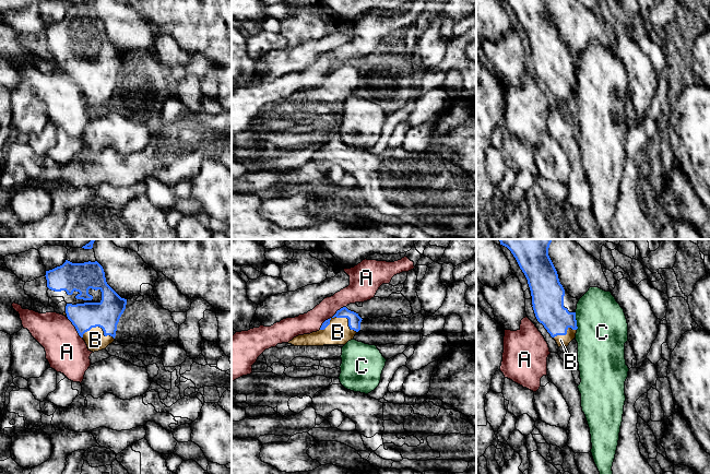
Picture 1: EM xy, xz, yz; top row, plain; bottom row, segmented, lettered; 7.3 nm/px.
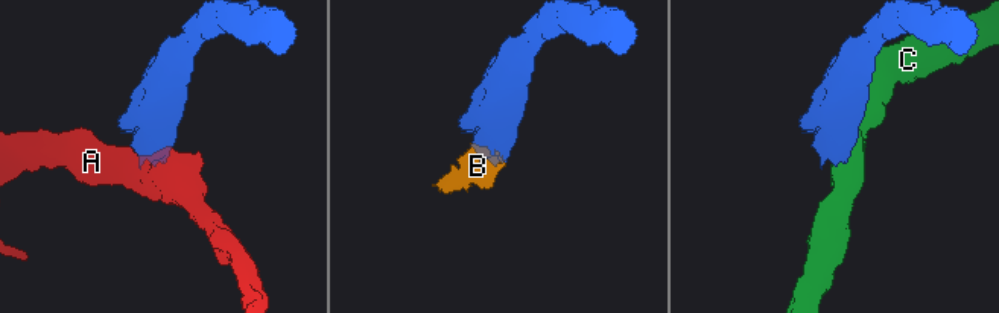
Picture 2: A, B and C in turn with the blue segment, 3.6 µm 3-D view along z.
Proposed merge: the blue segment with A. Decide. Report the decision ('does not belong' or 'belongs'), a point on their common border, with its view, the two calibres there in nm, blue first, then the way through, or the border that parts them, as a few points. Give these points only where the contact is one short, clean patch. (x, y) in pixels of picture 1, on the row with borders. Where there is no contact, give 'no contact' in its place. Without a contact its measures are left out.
does not belong; contact xz (332, 317); calibres 100 and 150 nm; border xz (345, 306), (328, 318), (319, 329)

